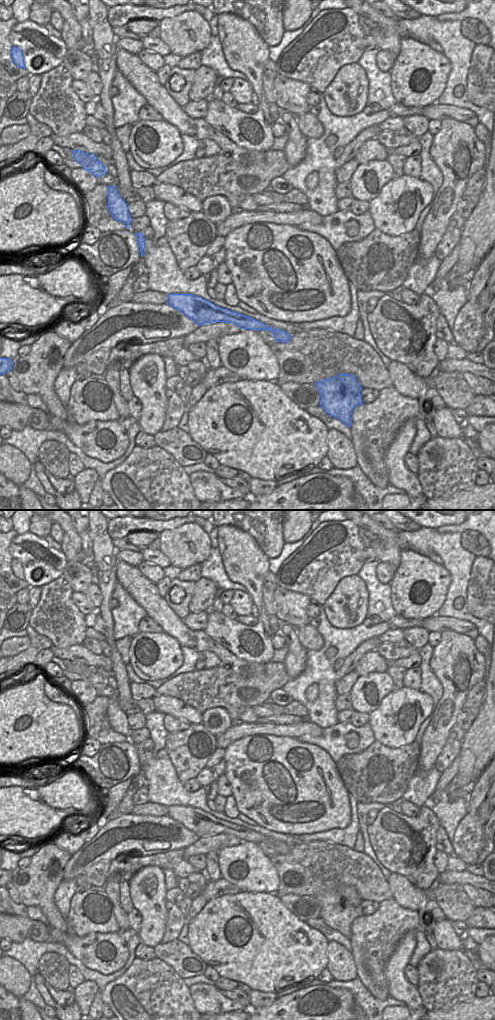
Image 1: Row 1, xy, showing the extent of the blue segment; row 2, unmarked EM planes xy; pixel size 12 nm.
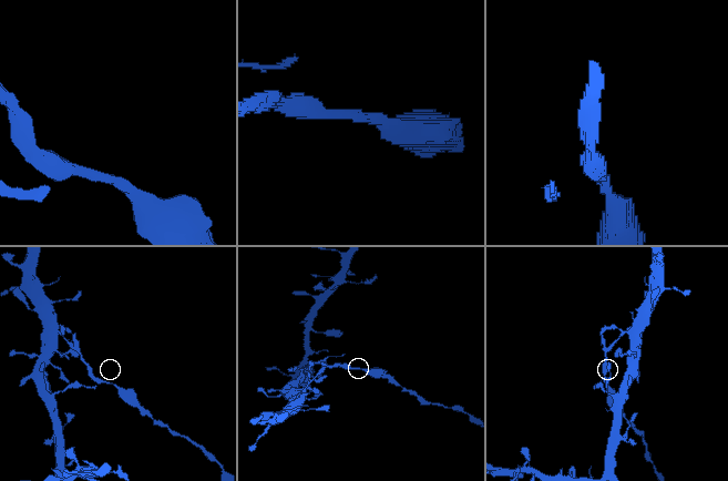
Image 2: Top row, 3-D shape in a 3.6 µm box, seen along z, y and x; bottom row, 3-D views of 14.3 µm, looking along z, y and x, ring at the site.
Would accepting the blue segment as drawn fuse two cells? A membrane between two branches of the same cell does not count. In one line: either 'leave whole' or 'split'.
split

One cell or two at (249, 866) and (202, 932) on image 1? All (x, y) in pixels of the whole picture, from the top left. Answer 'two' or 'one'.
two

